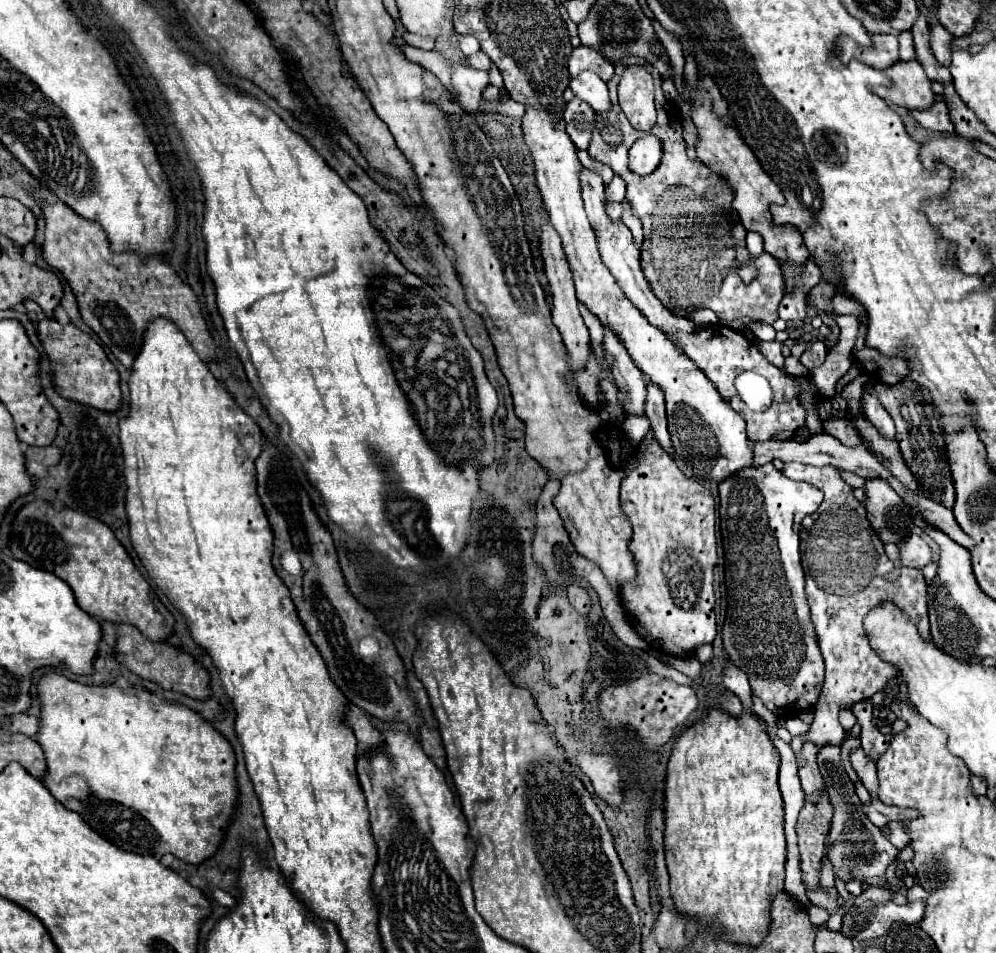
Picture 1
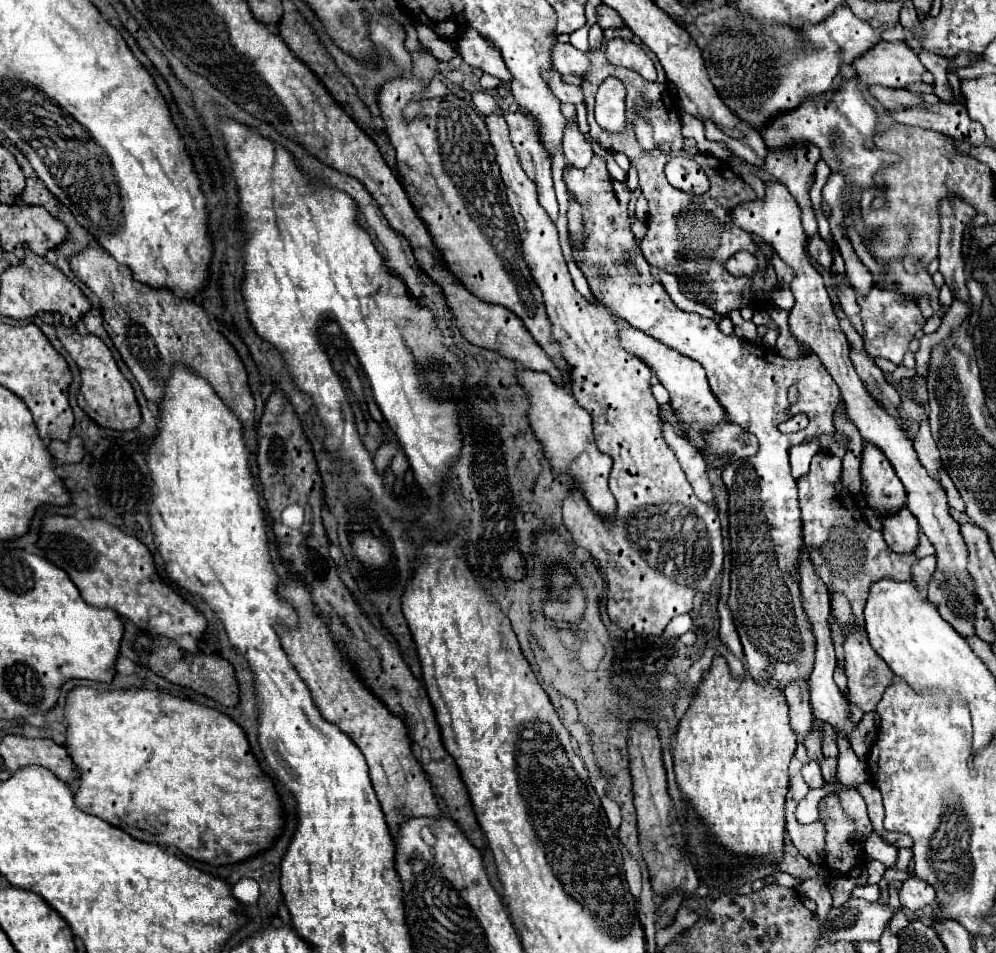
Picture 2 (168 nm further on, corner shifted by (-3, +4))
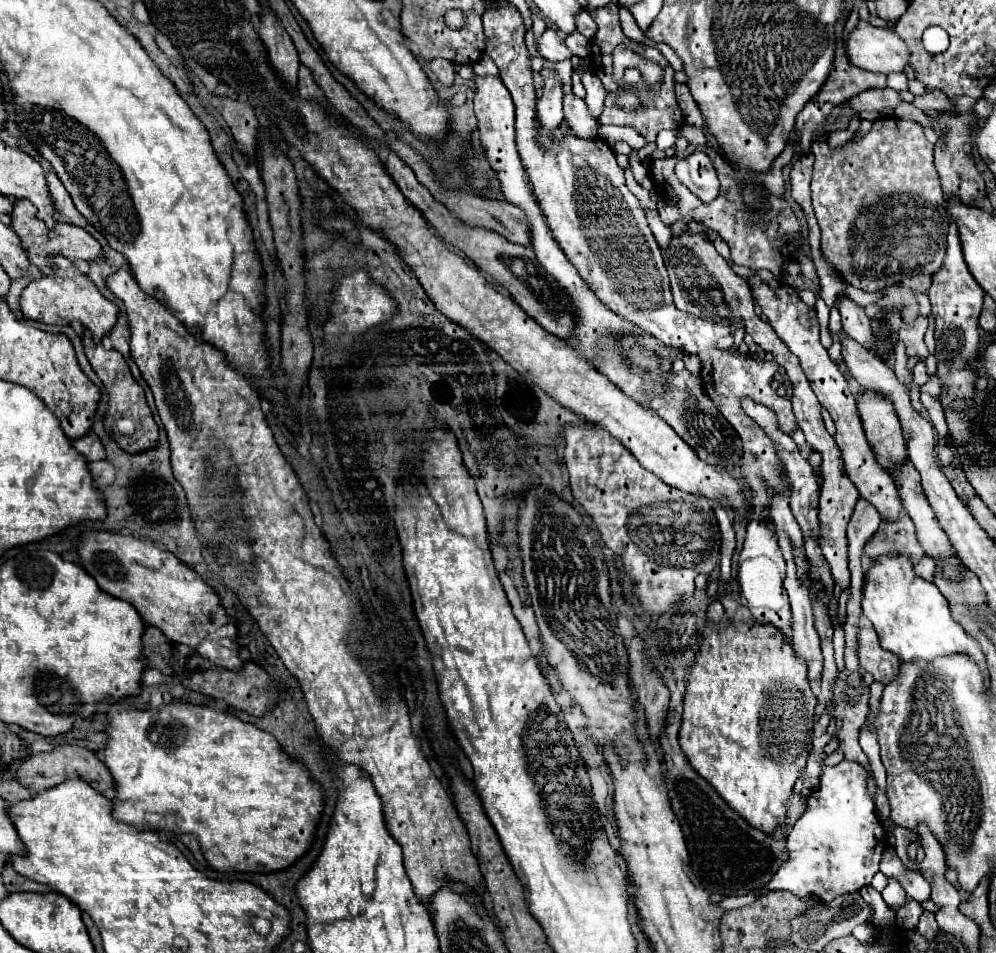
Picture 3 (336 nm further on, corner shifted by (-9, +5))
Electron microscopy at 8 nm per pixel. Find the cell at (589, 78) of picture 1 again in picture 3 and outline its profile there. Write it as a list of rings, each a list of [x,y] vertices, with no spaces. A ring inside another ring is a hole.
[[[548,28],[542,34],[542,38],[538,40],[538,46],[540,46],[540,54],[552,62],[564,62],[574,56],[572,50],[564,44],[564,36],[552,28]]]

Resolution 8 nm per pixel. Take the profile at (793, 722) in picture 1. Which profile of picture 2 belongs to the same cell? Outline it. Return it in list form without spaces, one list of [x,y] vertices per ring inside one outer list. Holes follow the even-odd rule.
[[[824,725],[822,753],[824,753],[826,757],[838,757],[838,747],[836,747],[836,731],[834,731],[830,725]]]

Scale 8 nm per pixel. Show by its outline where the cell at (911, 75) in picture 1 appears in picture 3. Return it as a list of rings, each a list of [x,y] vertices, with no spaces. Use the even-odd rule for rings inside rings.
[[[860,20],[848,36],[848,58],[862,70],[892,74],[904,72],[910,64],[910,50],[894,30],[876,28]]]

